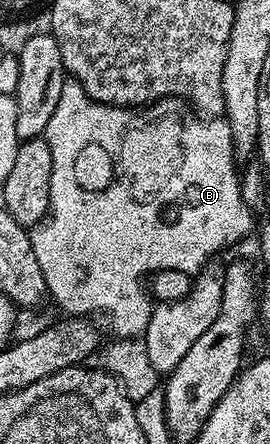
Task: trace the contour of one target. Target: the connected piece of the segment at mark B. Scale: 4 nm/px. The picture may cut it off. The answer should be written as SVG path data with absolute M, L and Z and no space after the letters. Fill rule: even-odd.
M65 79L62 86L62 98L58 98L58 107L54 109L53 116L46 126L42 139L50 146L50 158L52 159L52 169L50 170L50 206L48 207L47 217L40 221L35 228L31 229L30 235L32 245L34 246L34 258L38 258L38 266L42 269L42 278L46 278L46 286L48 287L48 296L55 299L57 304L68 313L67 315L87 315L92 316L100 312L106 314L110 320L110 326L113 332L118 335L119 339L133 339L143 335L149 320L152 317L152 309L154 302L146 289L145 280L149 274L155 274L162 270L182 270L189 274L196 274L205 267L204 264L208 258L215 254L223 244L232 244L239 236L244 236L248 232L248 227L252 224L253 213L242 202L242 194L240 193L240 179L238 175L238 161L235 152L232 151L231 143L226 142L225 128L226 124L220 118L205 118L203 115L195 114L191 116L188 112L183 112L180 108L175 108L172 102L157 102L147 110L141 111L139 114L132 114L129 120L124 120L126 115L125 109L115 107L111 104L97 104L91 100L86 94L84 88L77 80ZM124 158L132 158L132 162L120 164L118 168L114 168L114 178L112 184L118 184L122 188L122 200L120 202L110 202L110 204L102 204L96 196L96 202L82 202L82 208L100 208L100 206L118 206L116 214L78 214L78 200L76 200L76 190L82 186L88 186L86 180L90 180L90 176L86 172L86 166L90 166L92 160L96 160L98 164L106 164L109 166L112 162L124 162Z

